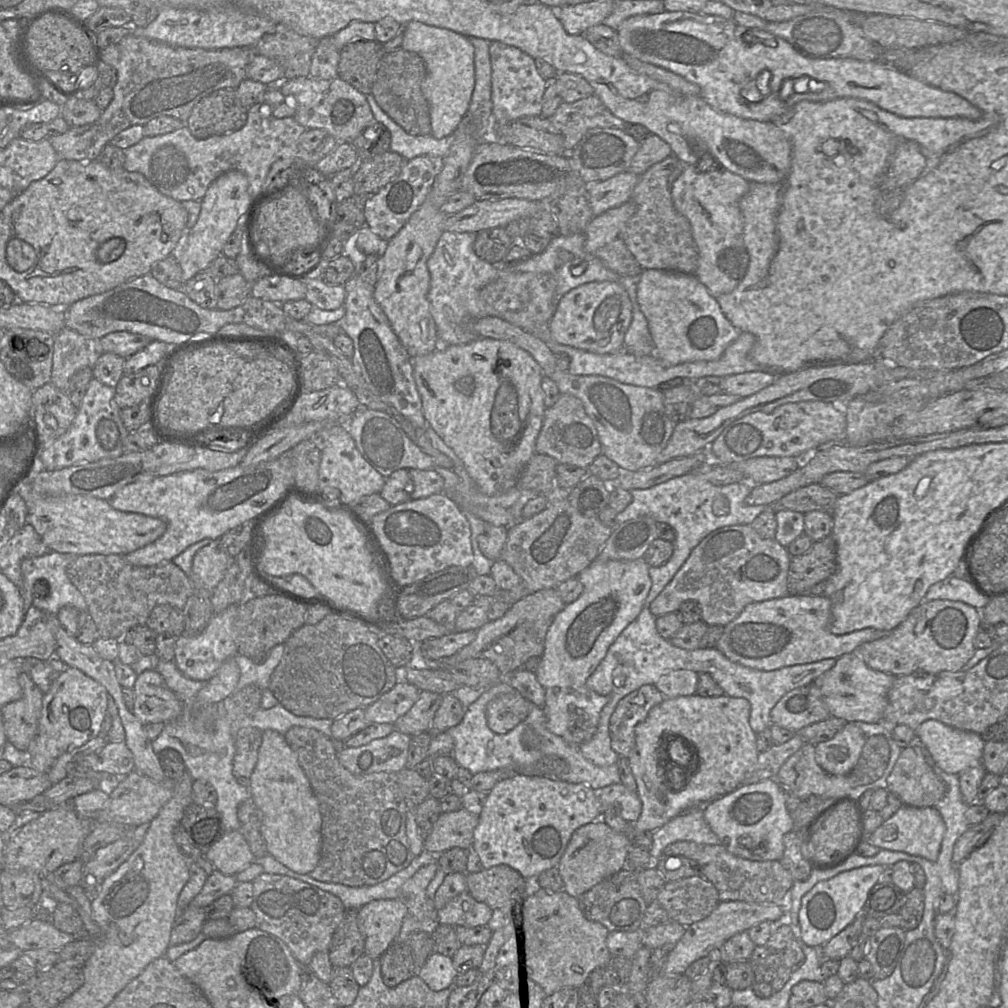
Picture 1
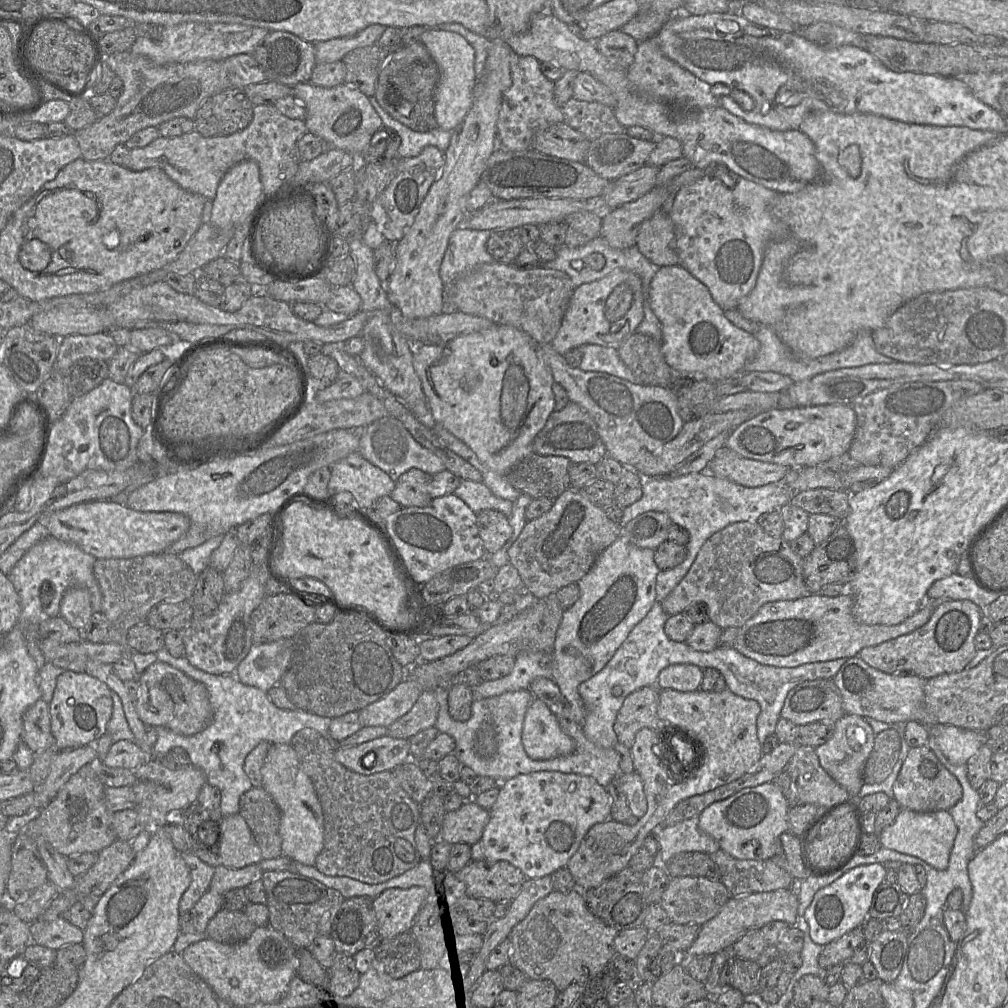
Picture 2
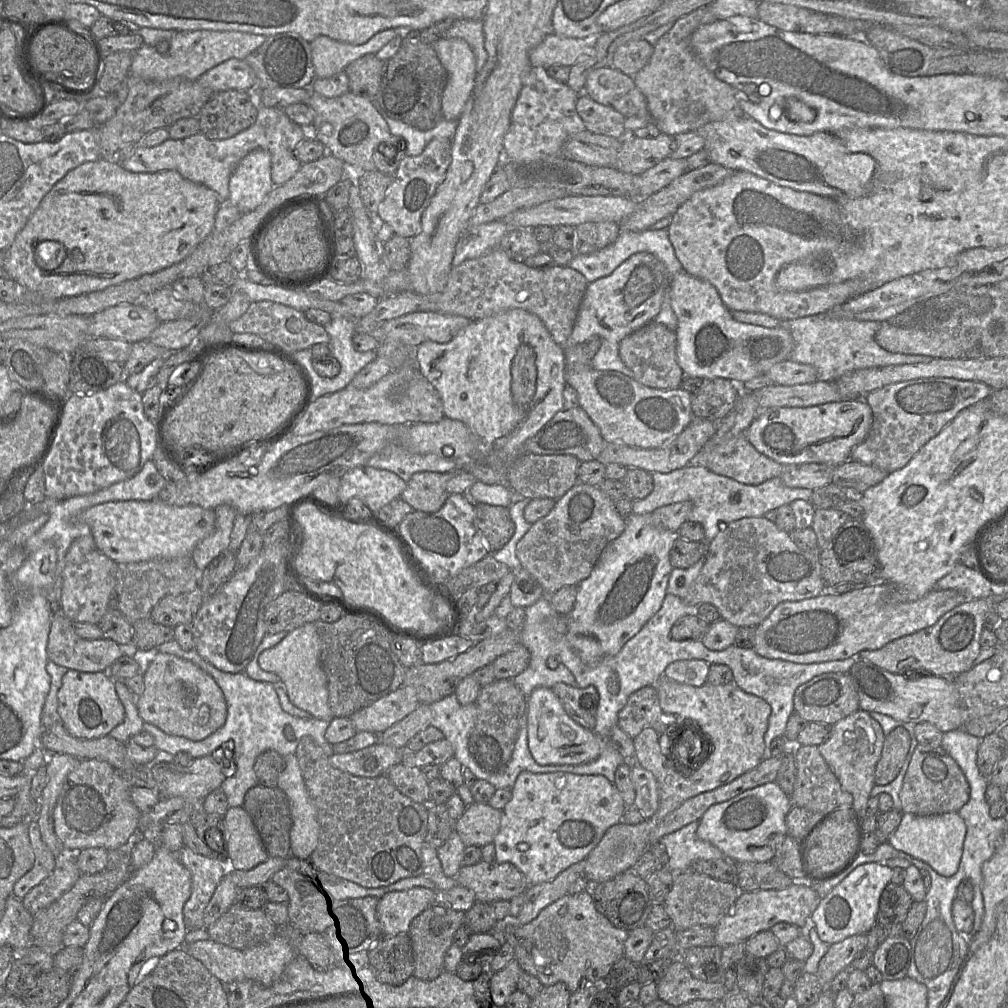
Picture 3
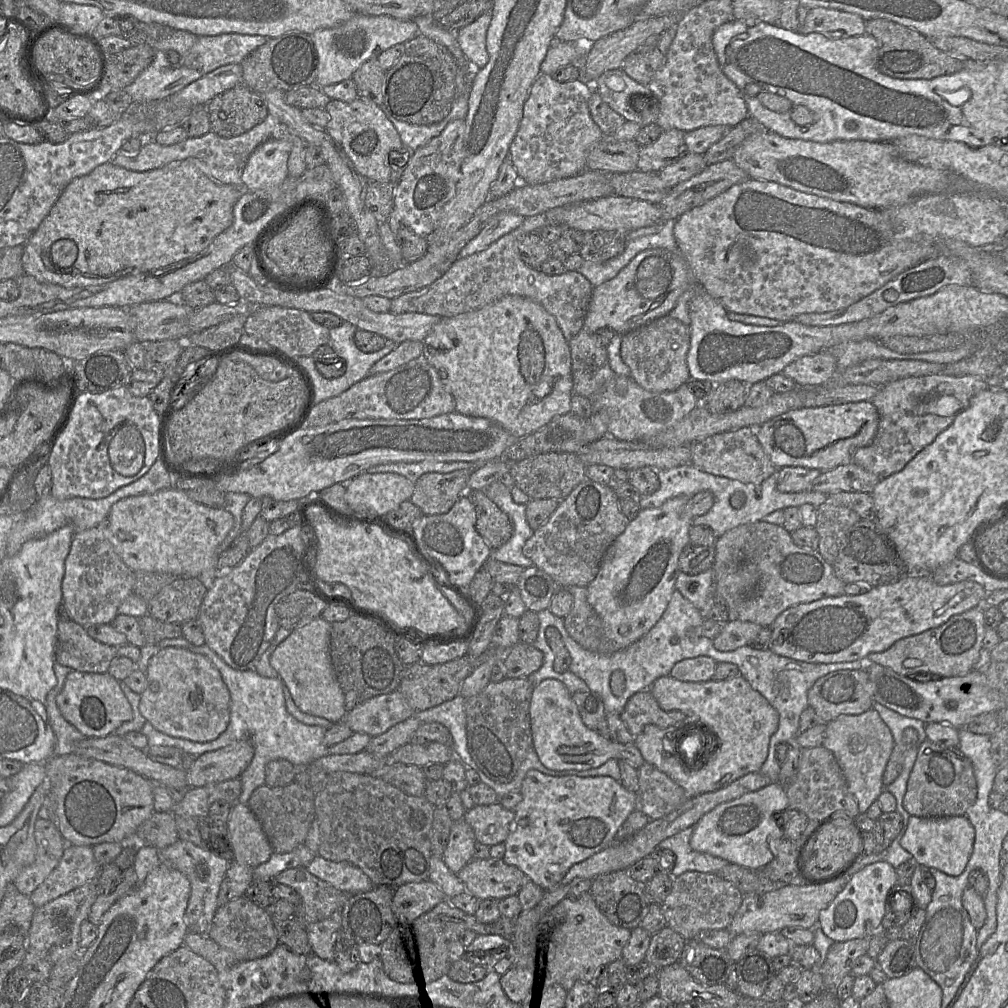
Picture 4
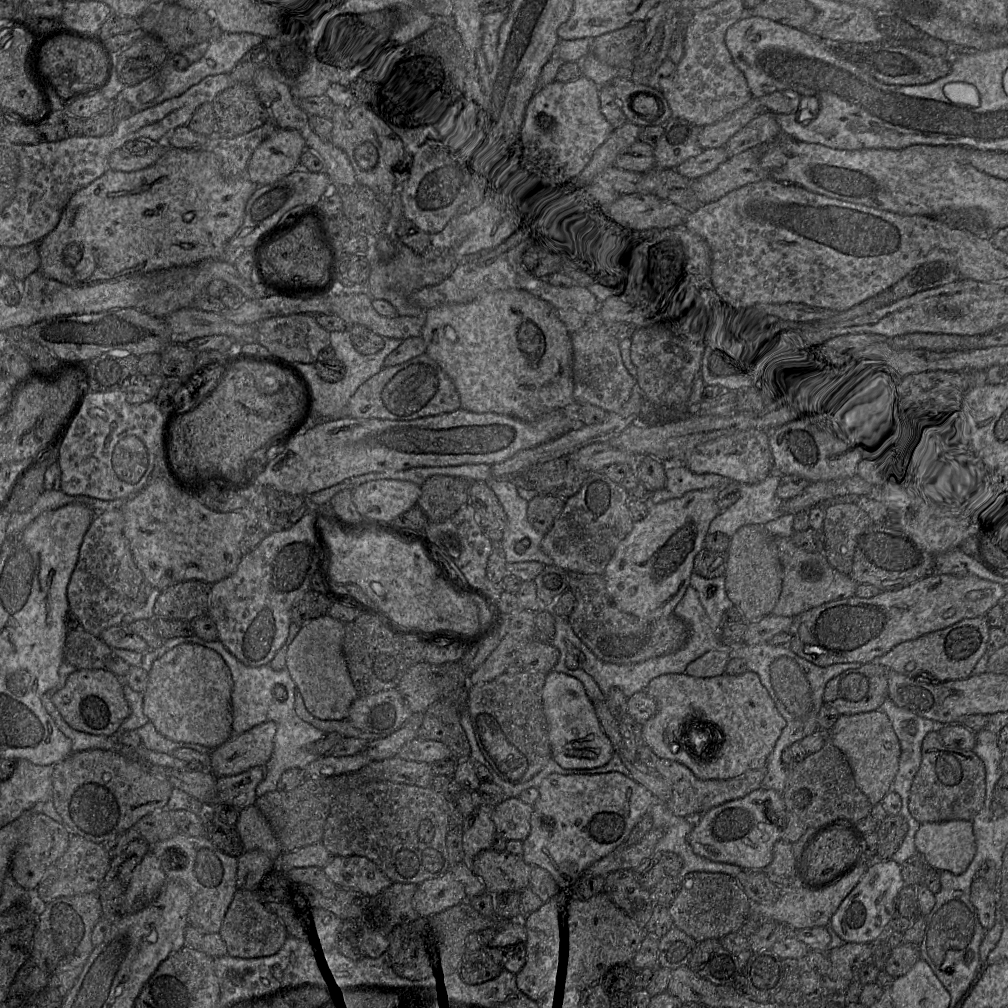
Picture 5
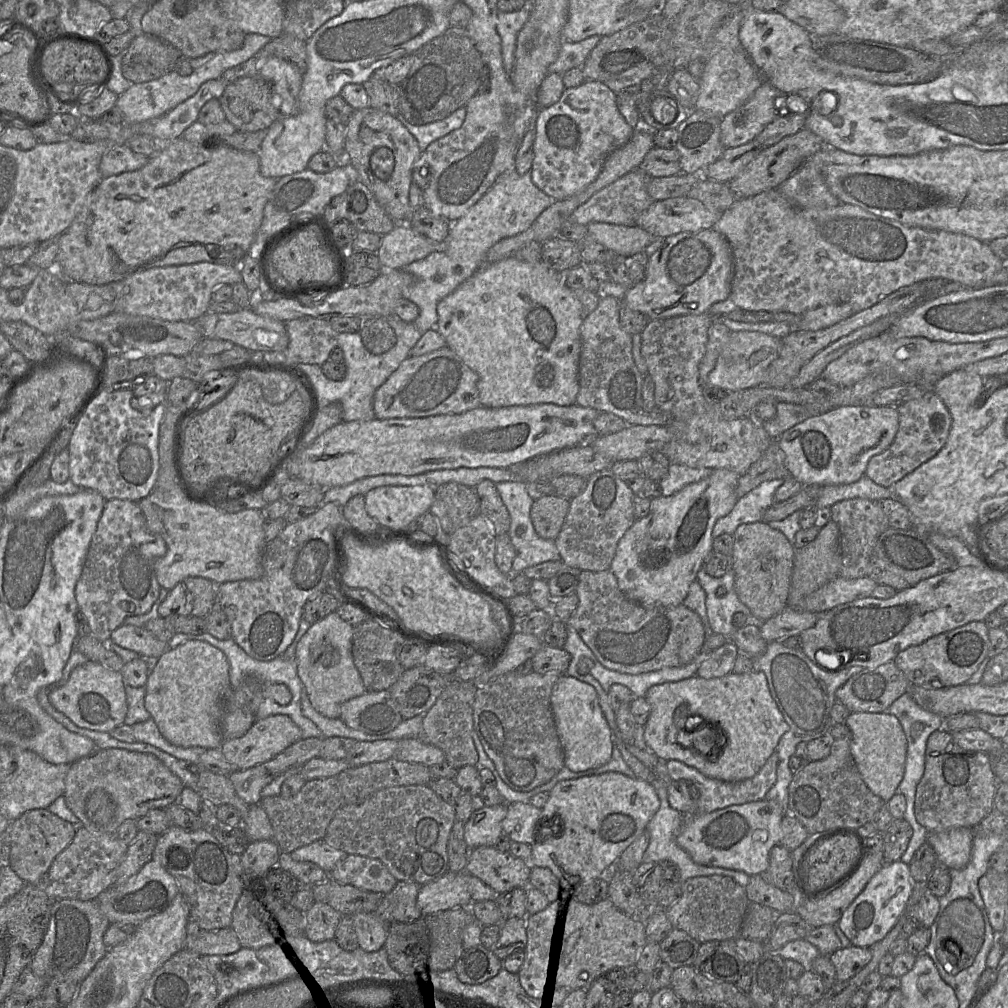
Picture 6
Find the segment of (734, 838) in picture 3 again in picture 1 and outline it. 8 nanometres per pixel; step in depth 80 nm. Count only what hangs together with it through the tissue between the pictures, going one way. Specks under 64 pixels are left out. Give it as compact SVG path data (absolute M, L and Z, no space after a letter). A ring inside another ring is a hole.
M776 779L741 785L732 792L703 806L704 819L732 854L753 860L779 860L784 853L783 836L794 830L782 788Z

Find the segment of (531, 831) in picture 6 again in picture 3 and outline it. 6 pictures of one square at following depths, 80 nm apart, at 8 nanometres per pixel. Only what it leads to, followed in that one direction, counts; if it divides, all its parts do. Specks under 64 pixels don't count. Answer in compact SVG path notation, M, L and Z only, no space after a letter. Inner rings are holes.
M473 802L454 821L453 830L466 845L482 847L492 843L499 831L502 811L486 803Z

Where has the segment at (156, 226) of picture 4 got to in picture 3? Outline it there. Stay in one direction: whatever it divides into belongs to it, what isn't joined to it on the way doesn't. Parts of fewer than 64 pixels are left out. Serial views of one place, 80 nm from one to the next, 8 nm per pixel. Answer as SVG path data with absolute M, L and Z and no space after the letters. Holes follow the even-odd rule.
M100 158L96 161L85 162L69 171L53 186L42 199L24 228L17 234L11 246L6 250L5 277L13 280L21 290L29 290L49 298L60 299L100 291L146 274L153 274L185 259L210 235L214 228L215 217L220 204L220 199L215 191L203 184L184 178L174 170L134 173L123 168L121 163L113 158Z

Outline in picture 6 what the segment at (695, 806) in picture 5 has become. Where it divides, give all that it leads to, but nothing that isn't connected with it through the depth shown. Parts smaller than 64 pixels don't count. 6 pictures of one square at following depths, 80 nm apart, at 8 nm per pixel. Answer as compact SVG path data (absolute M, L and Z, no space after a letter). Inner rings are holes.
M775 749L775 751L767 759L765 764L754 776L734 782L722 781L707 777L699 772L697 769L688 766L678 760L667 760L664 762L664 765L669 777L675 780L691 781L692 784L694 784L698 788L699 798L696 803L696 814L704 814L732 805L739 805L748 802L763 800L776 781L778 762L779 758Z

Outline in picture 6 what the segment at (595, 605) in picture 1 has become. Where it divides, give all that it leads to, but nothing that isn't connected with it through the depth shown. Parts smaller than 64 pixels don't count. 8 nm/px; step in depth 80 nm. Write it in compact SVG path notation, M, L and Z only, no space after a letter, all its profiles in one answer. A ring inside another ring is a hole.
M718 468L706 478L690 483L675 494L651 498L649 513L635 519L621 537L609 567L625 596L644 606L682 604L691 583L703 567L704 559L713 551L712 531L715 522L729 514L738 500L735 490L739 477L740 474L732 470Z

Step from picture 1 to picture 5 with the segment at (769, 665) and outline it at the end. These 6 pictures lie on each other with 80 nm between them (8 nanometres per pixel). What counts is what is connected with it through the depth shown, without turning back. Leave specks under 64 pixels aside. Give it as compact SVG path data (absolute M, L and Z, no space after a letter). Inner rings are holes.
M933 573L897 590L864 598L834 600L793 617L788 647L821 667L839 663L871 663L894 646L951 626L966 618L985 616L1005 594L1004 585L978 576Z

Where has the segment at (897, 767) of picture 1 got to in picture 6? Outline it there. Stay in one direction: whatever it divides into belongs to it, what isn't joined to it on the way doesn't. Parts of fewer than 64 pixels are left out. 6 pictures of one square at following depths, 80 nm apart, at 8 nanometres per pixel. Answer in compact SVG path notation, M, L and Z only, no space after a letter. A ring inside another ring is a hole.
M934 731L927 739L925 770L916 788L914 802L915 818L928 832L940 832L958 827L975 829L994 809L996 789L997 777L993 771L992 759L987 753L966 751L953 742L950 731Z

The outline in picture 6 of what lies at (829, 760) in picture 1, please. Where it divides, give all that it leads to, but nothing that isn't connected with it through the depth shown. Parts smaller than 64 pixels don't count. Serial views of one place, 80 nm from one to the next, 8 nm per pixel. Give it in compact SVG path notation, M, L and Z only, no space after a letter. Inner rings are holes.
M855 712L844 723L851 732L850 751L863 781L886 803L898 792L904 775L907 740L899 720L888 712Z

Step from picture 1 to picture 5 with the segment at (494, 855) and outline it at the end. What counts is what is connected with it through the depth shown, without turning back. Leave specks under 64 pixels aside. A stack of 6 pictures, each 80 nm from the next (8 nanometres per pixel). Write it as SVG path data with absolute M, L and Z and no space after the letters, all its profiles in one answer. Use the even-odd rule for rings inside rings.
M619 772L593 775L550 774L542 780L537 790L539 797L532 805L530 833L522 842L521 857L528 865L548 871L561 890L569 889L590 865L622 845L655 800L644 786Z

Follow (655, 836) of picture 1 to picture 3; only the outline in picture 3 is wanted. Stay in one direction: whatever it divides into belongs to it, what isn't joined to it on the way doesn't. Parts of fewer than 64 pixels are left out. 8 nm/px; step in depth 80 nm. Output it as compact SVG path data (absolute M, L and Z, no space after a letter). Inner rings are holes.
M694 821L675 832L663 836L659 840L665 846L669 856L666 868L675 875L690 869L690 865L697 860L726 858L716 846L697 837L696 830L698 824L698 821Z

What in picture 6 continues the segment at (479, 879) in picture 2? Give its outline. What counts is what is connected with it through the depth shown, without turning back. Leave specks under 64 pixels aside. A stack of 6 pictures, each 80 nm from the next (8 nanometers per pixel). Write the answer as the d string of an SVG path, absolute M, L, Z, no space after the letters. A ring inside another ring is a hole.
M492 846L469 850L466 872L479 878L497 893L528 886L531 864L508 851L501 852Z

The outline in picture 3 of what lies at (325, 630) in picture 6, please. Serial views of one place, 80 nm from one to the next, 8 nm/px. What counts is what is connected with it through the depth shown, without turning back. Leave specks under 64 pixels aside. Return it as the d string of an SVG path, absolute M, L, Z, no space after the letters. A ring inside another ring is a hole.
M306 623L292 630L276 646L263 651L259 655L258 664L263 670L278 675L294 706L316 719L330 722L334 718L329 706L327 676L321 664L321 641L314 623Z

